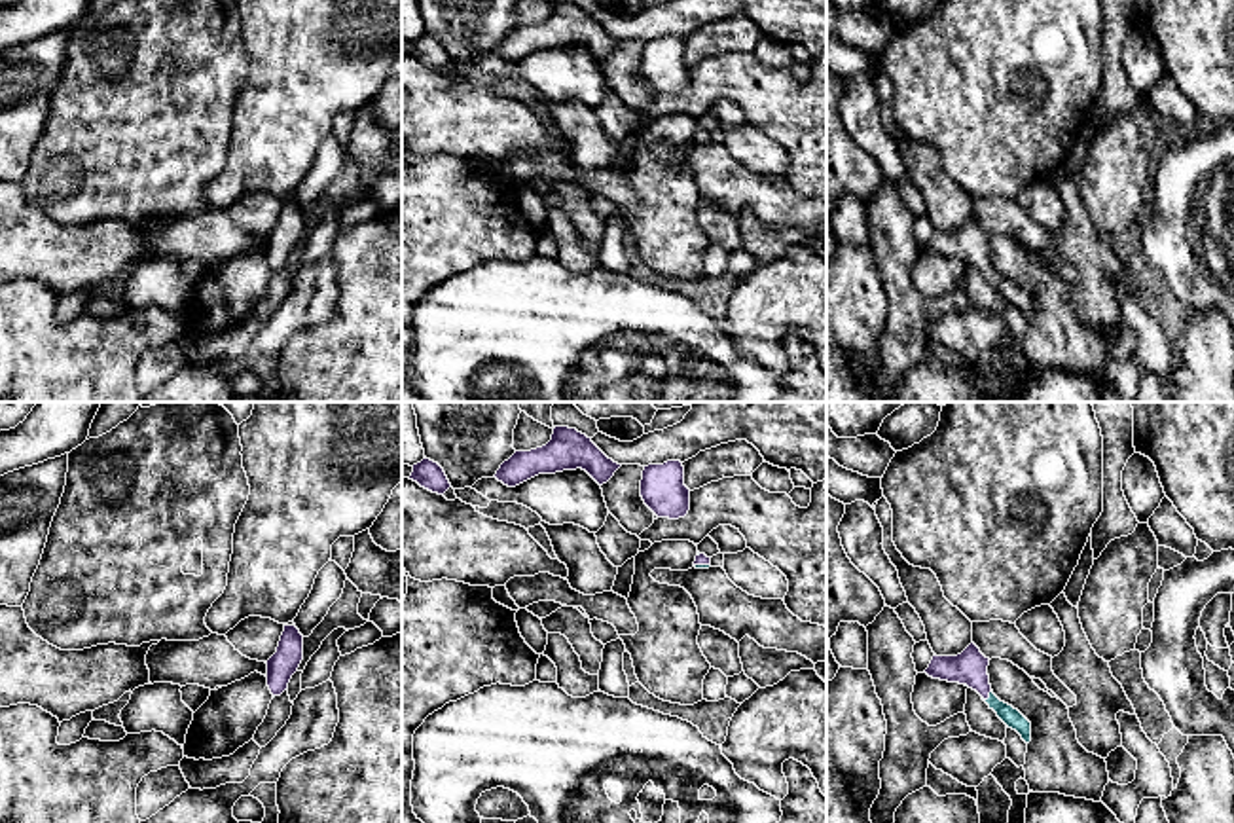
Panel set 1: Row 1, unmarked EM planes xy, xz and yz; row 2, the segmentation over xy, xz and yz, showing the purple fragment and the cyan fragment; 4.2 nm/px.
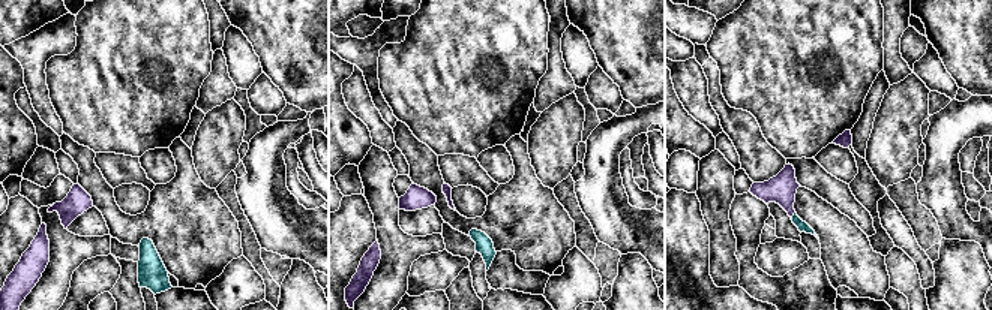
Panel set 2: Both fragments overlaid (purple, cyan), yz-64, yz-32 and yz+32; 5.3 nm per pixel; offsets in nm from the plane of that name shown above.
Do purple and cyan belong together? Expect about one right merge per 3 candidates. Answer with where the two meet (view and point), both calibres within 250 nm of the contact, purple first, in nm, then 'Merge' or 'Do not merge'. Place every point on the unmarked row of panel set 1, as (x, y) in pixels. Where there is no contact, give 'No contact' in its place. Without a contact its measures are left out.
Touches purple at yz (988, 272). Thickness 150 nm (purple) against 80 nm. Merge

